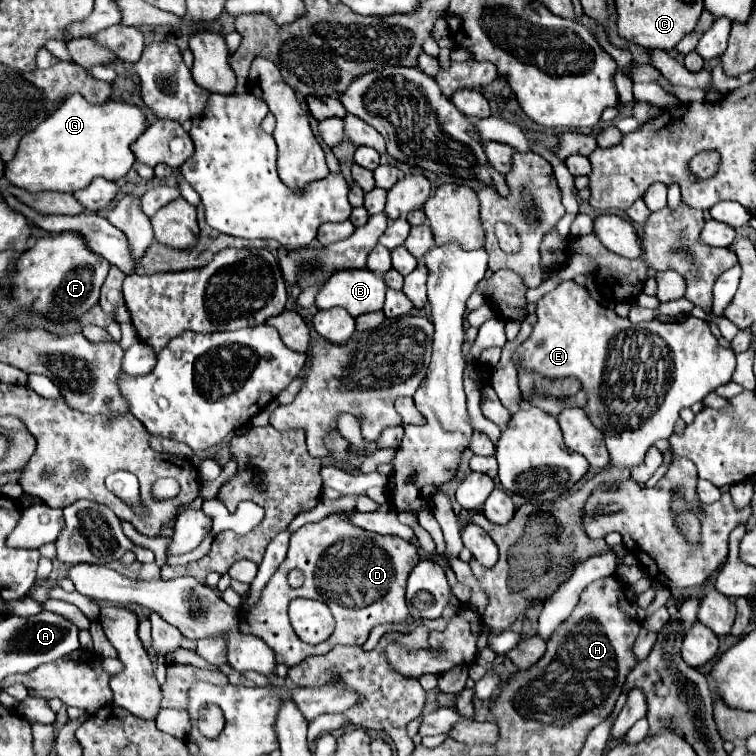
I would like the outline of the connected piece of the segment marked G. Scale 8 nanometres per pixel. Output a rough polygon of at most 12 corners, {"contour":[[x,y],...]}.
{"contour":[[71,94],[5,178],[29,192],[115,182],[147,126],[135,104]]}

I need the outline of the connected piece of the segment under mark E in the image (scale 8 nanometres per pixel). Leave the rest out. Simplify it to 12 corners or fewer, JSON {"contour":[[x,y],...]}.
{"contour":[[561,280],[515,368],[577,378],[635,468],[737,354],[693,316],[633,324]]}

